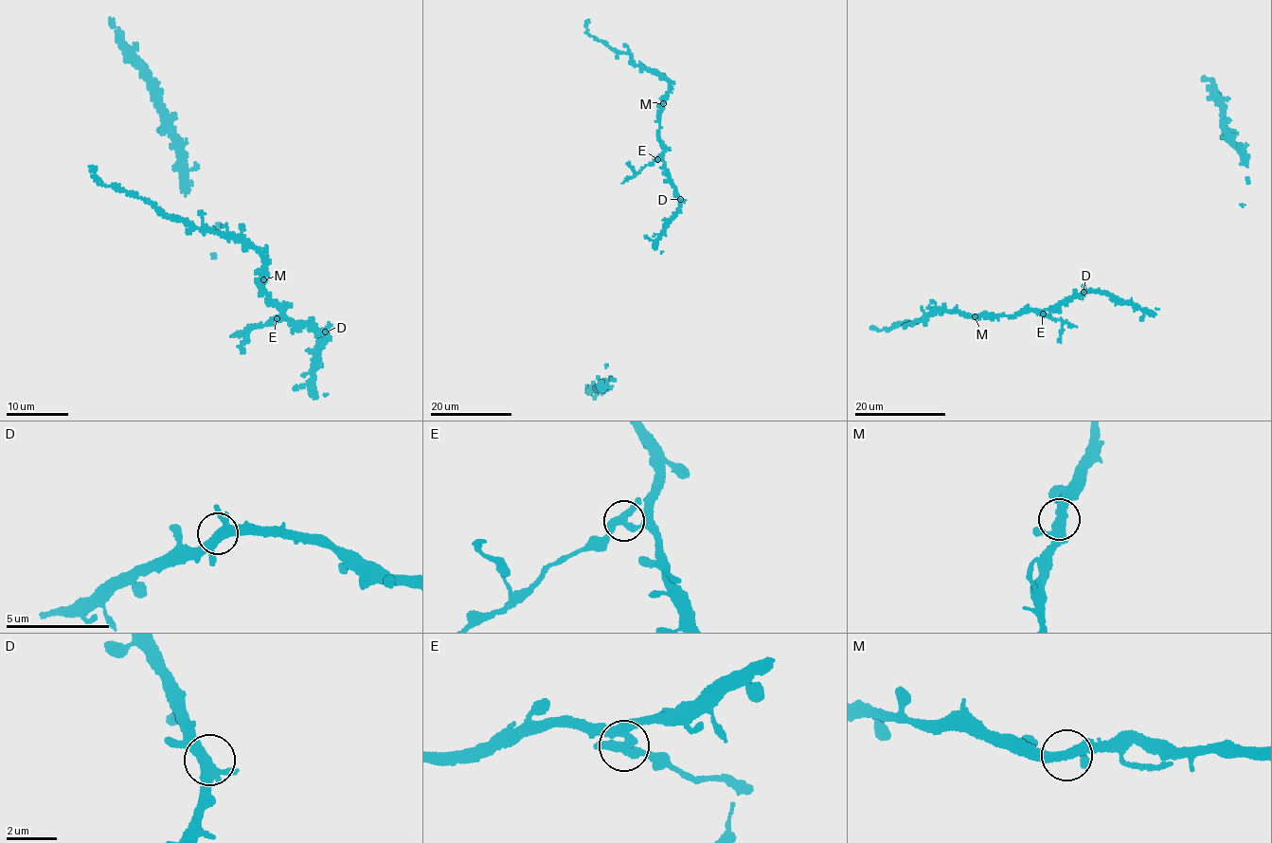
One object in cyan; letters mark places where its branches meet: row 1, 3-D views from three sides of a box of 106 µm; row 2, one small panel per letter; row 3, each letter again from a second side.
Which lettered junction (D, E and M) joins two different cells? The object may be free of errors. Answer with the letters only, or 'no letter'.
E

